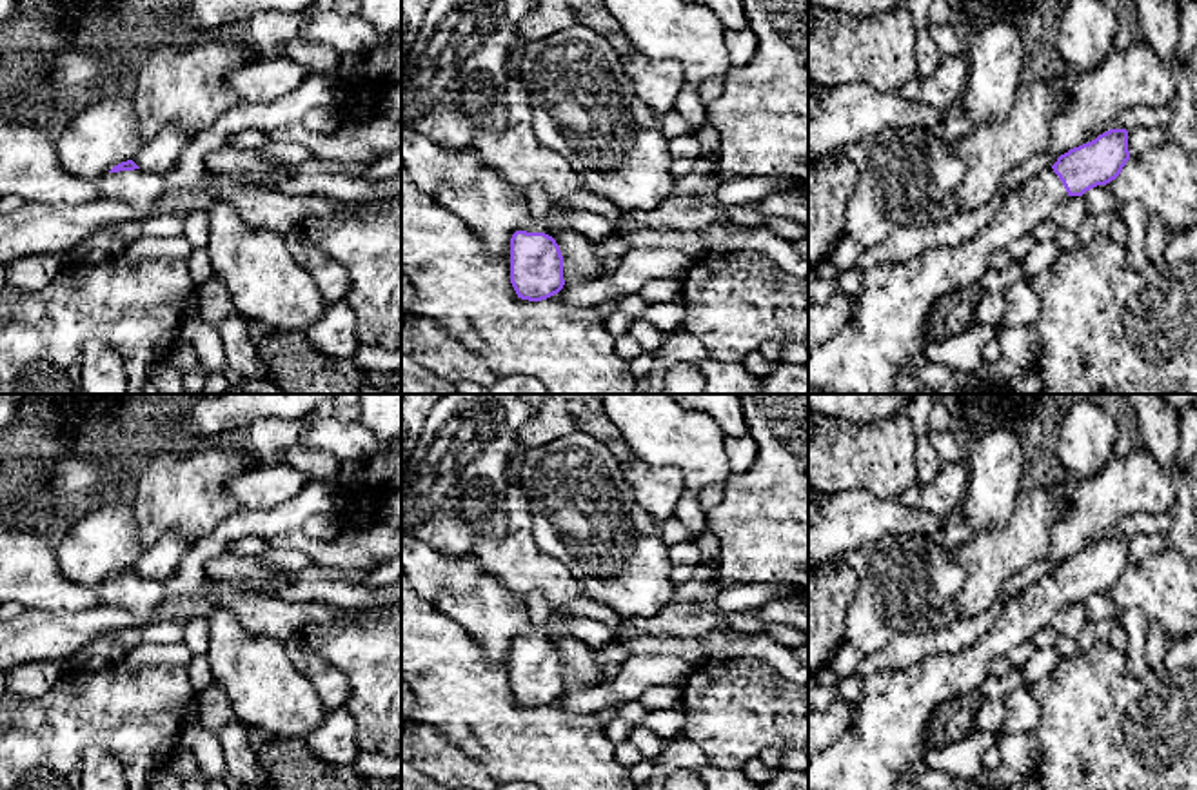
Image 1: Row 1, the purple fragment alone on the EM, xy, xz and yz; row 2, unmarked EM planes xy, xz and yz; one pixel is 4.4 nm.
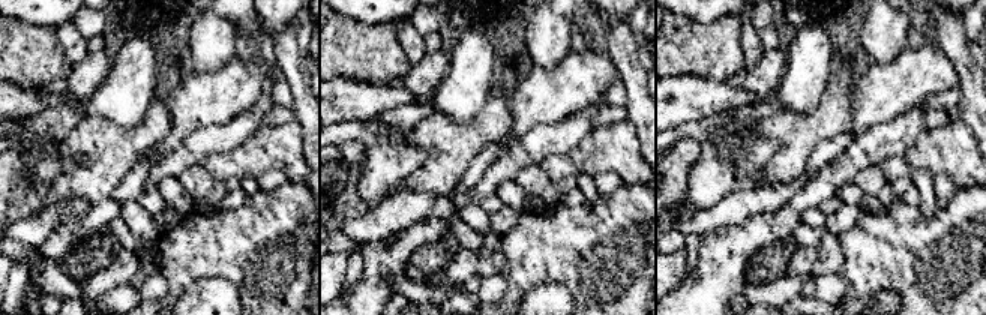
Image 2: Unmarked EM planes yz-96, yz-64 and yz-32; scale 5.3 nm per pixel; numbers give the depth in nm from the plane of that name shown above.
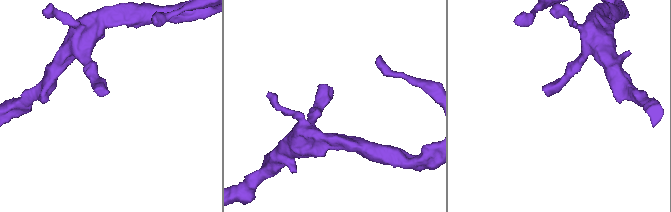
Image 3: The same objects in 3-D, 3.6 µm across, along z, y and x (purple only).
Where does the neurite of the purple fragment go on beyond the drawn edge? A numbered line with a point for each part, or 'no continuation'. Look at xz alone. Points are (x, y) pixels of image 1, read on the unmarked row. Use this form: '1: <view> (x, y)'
1: xz (556, 627)

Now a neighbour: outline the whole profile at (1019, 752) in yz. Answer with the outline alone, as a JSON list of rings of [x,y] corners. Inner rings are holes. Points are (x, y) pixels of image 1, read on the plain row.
[[[1032,734],[997,736],[995,748],[1006,768],[1023,775],[1035,774],[1041,757],[1041,745]]]

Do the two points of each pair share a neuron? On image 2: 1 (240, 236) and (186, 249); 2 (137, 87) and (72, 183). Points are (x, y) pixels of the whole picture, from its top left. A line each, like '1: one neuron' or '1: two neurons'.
1: one neuron
2: two neurons

